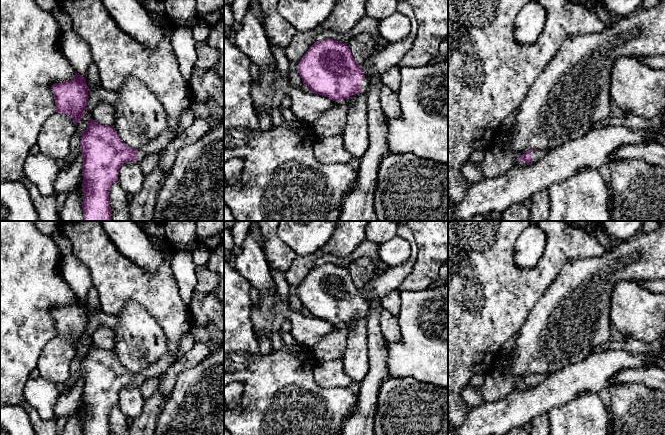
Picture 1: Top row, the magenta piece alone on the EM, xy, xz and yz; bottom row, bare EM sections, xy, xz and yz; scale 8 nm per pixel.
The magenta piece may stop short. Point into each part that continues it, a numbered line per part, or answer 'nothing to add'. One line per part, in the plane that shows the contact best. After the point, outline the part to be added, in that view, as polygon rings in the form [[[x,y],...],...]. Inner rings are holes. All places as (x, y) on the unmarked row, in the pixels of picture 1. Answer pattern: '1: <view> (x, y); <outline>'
1: xz (365, 308); [[[364,301],[361,304],[361,317],[366,319],[368,317],[369,311],[370,311],[369,303],[367,301]]]

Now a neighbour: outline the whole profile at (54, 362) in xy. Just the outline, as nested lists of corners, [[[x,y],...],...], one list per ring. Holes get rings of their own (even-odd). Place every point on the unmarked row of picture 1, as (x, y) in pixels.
[[[54,337],[41,351],[36,368],[40,376],[54,384],[64,384],[70,377],[70,366],[76,350],[64,337]]]

